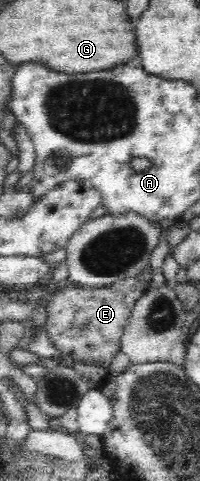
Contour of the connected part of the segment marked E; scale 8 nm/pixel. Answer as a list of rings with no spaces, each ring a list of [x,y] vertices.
[[[149,267],[146,268],[144,272],[141,272],[138,276],[124,278],[124,280],[116,280],[116,282],[114,282],[114,284],[110,284],[109,287],[82,288],[80,285],[69,285],[64,289],[57,290],[56,292],[52,293],[50,302],[47,304],[47,320],[44,325],[44,333],[47,334],[47,337],[50,339],[50,343],[52,343],[52,346],[58,349],[59,352],[63,353],[63,358],[72,358],[73,360],[78,360],[79,362],[83,362],[84,364],[109,368],[112,360],[116,356],[116,353],[121,351],[121,336],[126,330],[126,326],[128,326],[133,304],[143,295],[143,292],[149,288],[150,282],[151,269]]]

